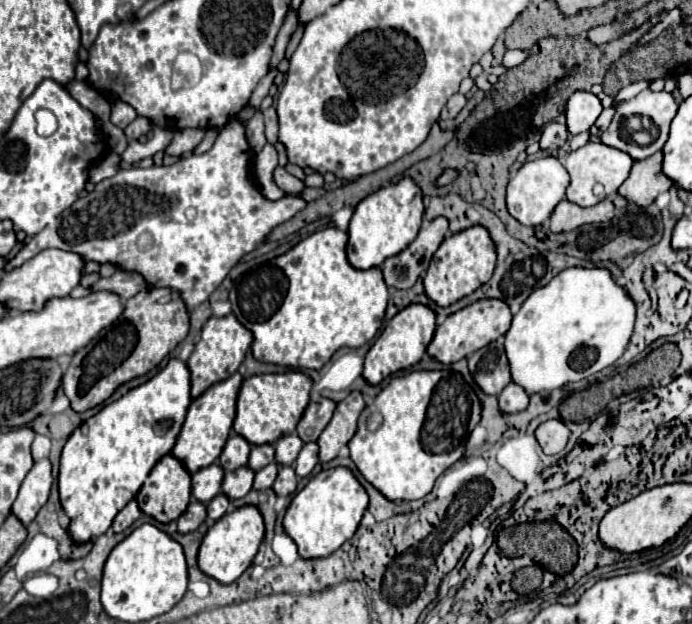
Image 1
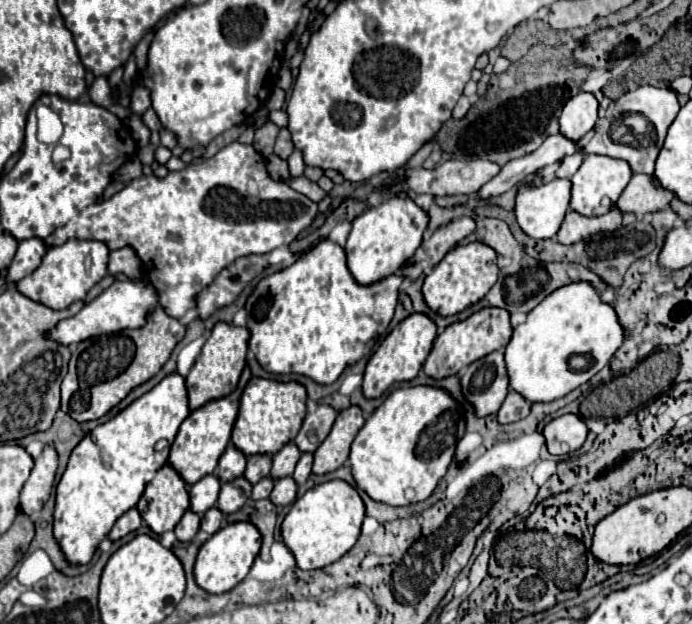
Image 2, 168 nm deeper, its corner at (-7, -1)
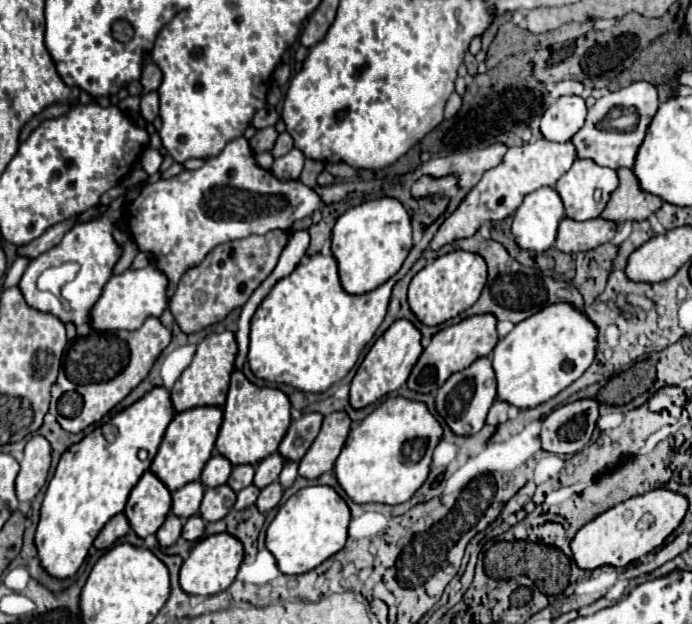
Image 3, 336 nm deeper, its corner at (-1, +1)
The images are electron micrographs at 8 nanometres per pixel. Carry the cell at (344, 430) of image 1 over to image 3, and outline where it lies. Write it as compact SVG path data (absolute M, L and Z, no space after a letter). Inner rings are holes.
M334 412L324 418L322 430L298 464L298 474L314 480L330 472L350 432L350 418L346 412Z

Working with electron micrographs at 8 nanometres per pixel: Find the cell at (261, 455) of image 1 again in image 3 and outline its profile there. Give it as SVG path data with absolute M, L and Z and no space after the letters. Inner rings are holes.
M240 464L240 466L234 466L232 468L232 474L228 478L228 486L234 490L234 492L240 492L242 488L250 486L252 484L252 478L254 478L254 466L250 464Z

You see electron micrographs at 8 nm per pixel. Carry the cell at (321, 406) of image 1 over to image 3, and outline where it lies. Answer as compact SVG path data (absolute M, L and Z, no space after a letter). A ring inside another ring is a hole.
M310 412L310 414L302 414L298 420L294 420L290 424L284 440L280 442L278 454L284 460L298 462L306 454L306 450L310 448L314 438L318 436L320 426L322 426L322 418L324 416L318 412Z

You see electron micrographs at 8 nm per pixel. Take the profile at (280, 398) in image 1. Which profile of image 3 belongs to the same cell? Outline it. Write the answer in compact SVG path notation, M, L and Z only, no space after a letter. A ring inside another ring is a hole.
M234 370L222 414L224 418L216 440L218 454L228 458L232 466L254 466L278 450L278 444L290 426L290 400L276 388L258 388L240 370Z

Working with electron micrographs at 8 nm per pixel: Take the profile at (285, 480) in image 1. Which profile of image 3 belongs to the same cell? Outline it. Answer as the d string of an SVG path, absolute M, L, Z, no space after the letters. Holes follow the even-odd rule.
M272 482L270 486L266 486L266 488L260 490L260 496L256 500L256 508L262 514L266 514L268 510L272 510L280 502L280 498L282 498L282 486L278 482Z

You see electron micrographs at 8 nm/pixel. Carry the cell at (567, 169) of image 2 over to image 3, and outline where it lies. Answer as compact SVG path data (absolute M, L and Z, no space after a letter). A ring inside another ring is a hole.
M540 138L536 142L528 142L518 148L508 148L506 156L502 158L502 164L486 170L482 180L474 188L468 190L468 194L462 198L458 208L450 216L446 216L446 220L440 224L438 232L434 234L430 248L438 250L444 244L450 244L454 240L470 238L478 232L478 228L484 222L498 222L498 220L512 216L526 194L530 194L542 186L552 188L558 182L558 178L570 170L574 160L576 160L576 150L574 150L572 142L556 144L556 142Z

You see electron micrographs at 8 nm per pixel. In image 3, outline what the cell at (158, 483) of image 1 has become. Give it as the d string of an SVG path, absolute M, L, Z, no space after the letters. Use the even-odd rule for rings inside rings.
M148 470L132 488L124 514L136 536L146 538L148 534L154 534L162 526L170 508L172 498L168 488Z

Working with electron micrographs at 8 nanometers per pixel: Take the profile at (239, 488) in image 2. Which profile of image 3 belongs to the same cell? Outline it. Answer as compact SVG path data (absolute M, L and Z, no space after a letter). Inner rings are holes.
M222 484L218 488L208 488L204 492L198 514L200 514L200 518L204 522L216 522L216 520L224 518L230 512L234 502L236 502L236 494L234 494L234 490L230 486Z

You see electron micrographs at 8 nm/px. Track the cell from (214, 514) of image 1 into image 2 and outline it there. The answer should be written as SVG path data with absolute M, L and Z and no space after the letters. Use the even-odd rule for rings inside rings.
M210 508L204 516L202 516L202 522L200 522L200 528L202 530L206 530L208 534L214 534L216 530L220 530L220 526L222 526L222 522L224 522L224 512L220 510L220 508Z

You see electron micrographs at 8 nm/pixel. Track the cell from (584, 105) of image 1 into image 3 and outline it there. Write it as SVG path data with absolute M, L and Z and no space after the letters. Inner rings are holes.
M562 96L548 106L540 120L540 132L550 142L568 142L586 118L586 104L580 96Z

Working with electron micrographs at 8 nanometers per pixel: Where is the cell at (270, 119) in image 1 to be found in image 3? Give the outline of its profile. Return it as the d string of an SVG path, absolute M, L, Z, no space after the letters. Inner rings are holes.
M284 132L284 134L280 134L278 140L276 140L276 146L272 148L272 156L274 156L274 158L280 158L280 156L284 156L286 152L290 152L292 148L294 148L294 140L292 140L292 136L290 136L288 132Z

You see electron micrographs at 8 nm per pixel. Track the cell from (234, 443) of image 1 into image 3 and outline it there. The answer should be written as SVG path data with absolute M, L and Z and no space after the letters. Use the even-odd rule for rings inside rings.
M214 454L214 456L208 460L208 464L204 466L204 472L202 472L200 482L202 482L202 486L206 486L206 488L216 488L216 486L226 484L230 472L232 472L232 464L230 464L224 456Z

